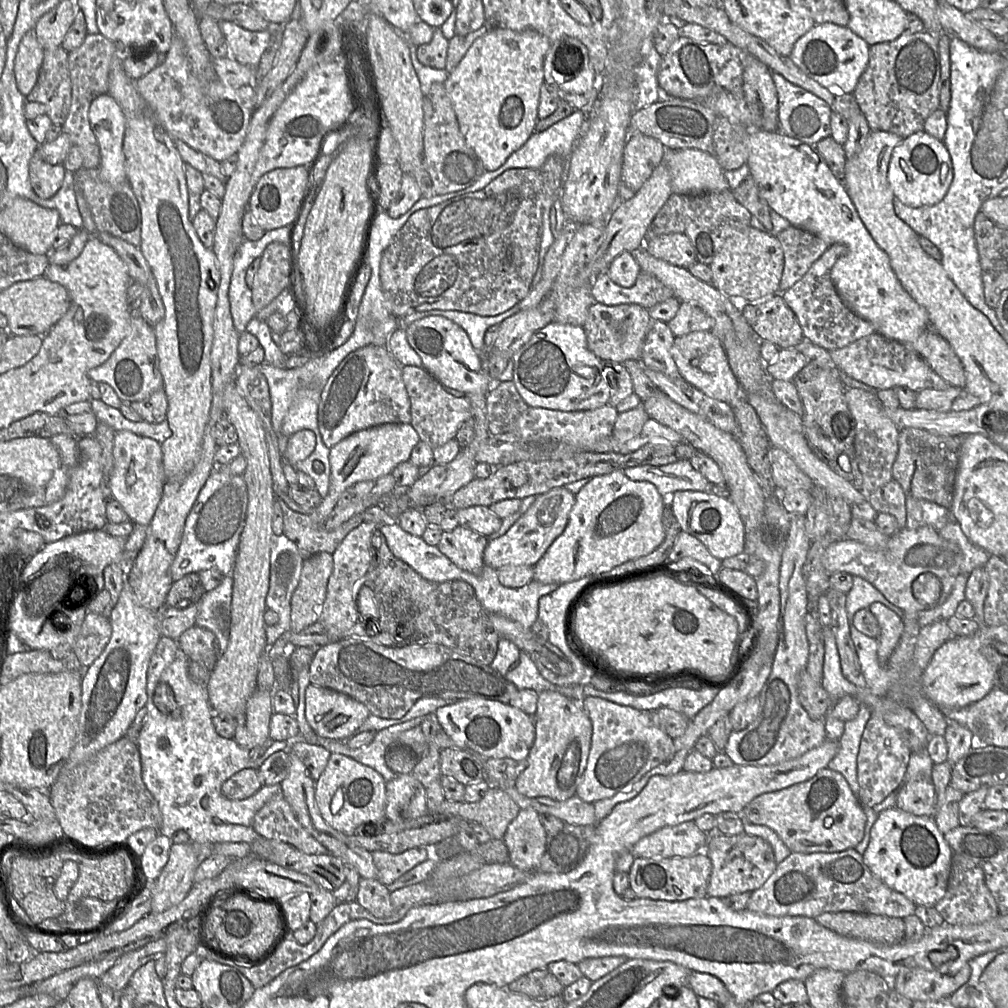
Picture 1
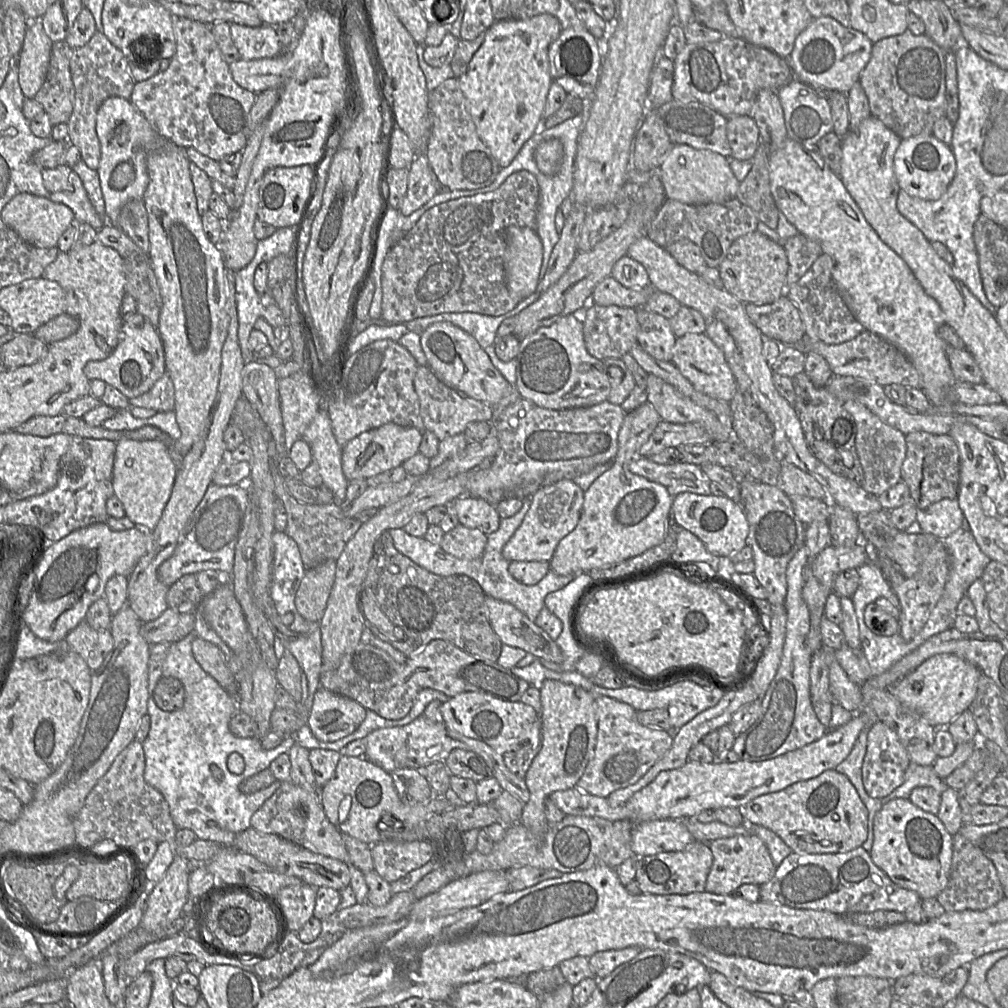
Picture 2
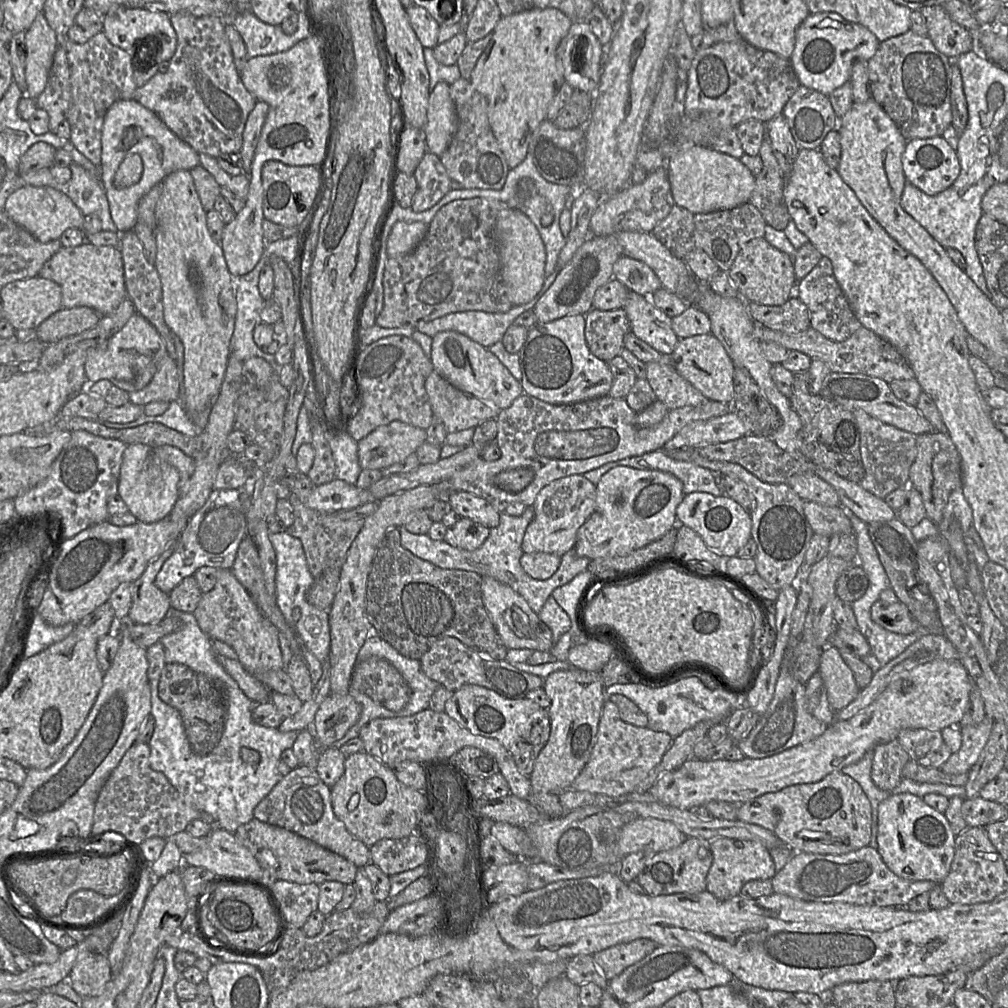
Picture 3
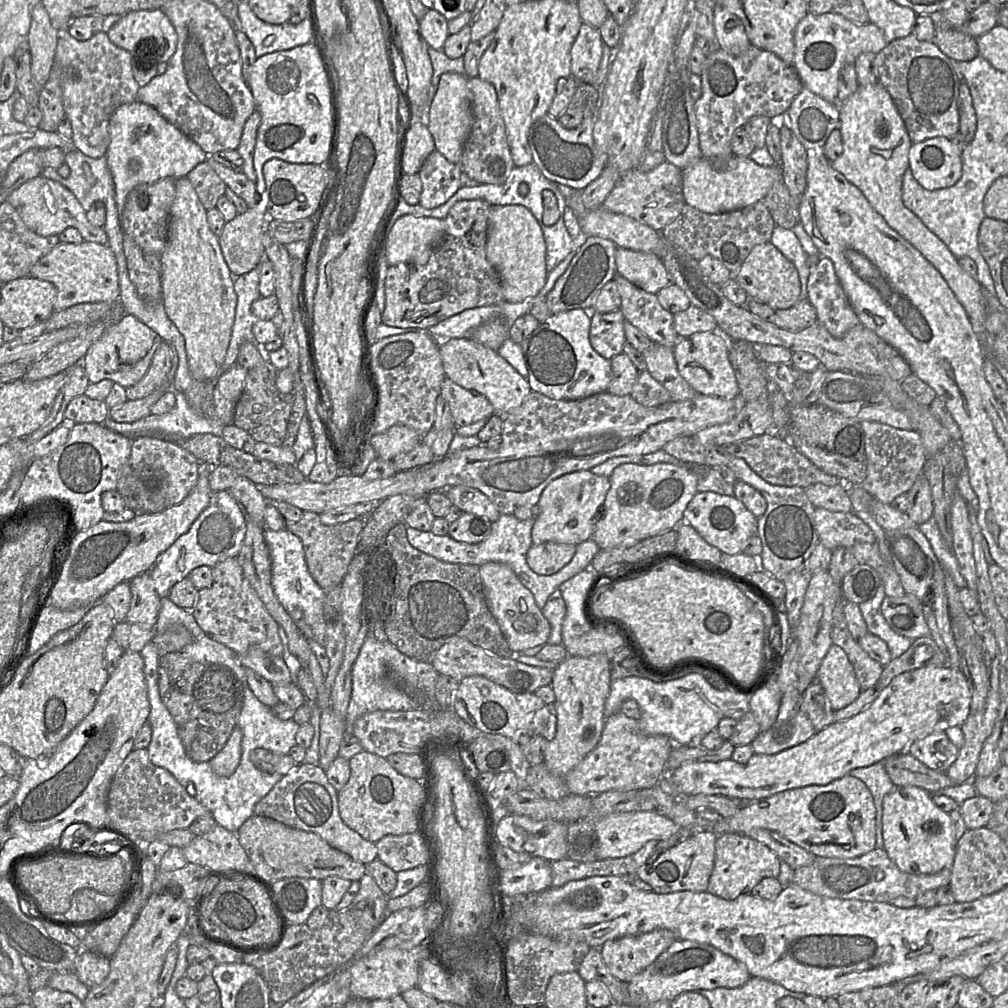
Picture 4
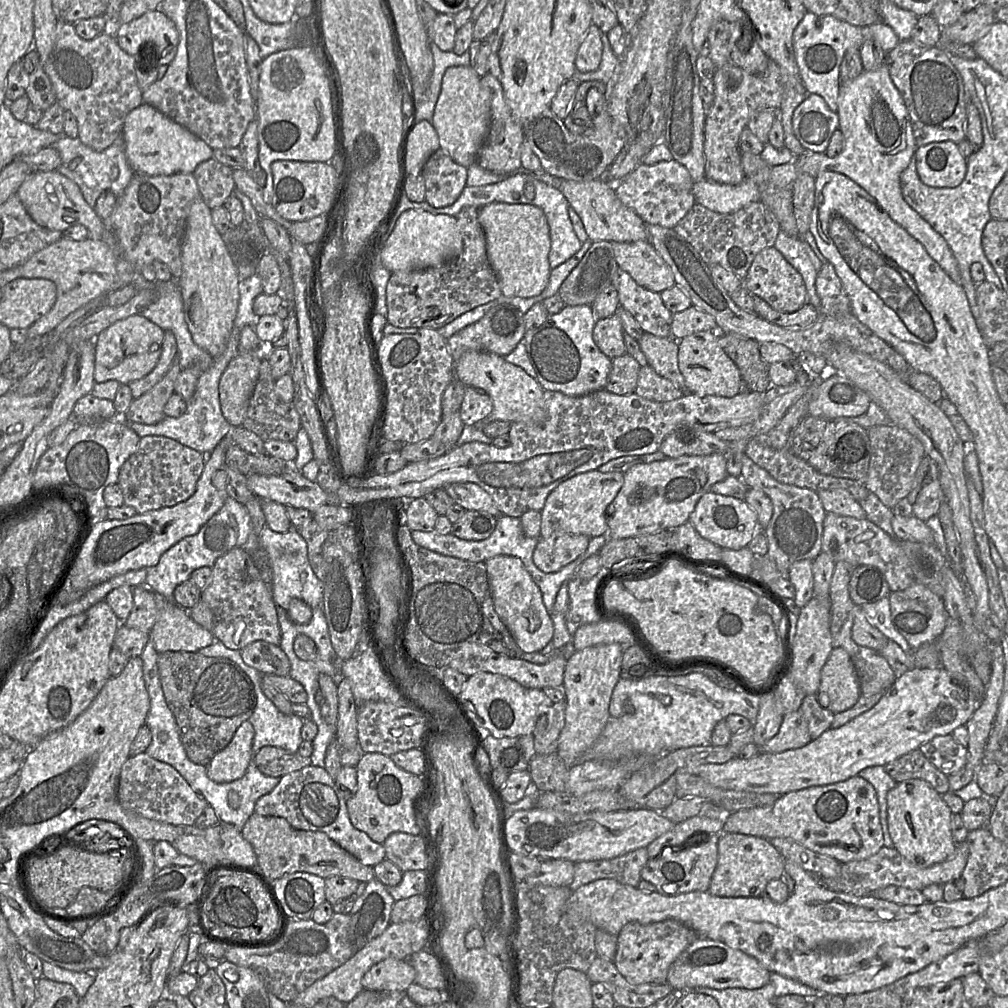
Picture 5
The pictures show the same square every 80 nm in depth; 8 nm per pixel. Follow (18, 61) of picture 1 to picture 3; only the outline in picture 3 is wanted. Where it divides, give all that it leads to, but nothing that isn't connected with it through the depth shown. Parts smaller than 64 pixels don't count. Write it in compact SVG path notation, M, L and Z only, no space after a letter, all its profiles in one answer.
M43 11L25 34L26 96L36 99L45 89L58 46L58 36L49 26Z

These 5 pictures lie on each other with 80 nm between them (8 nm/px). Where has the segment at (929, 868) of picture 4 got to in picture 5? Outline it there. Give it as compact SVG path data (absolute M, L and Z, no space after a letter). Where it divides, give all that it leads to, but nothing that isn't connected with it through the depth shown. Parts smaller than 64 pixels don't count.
M908 779L888 792L888 831L893 847L914 865L928 867L954 855L957 843L952 837L951 815L942 796L925 780Z

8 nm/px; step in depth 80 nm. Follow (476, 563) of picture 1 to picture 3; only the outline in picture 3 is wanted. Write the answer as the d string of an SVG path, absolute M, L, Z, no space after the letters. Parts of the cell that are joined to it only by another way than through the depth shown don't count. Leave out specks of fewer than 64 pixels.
M460 518L449 527L444 541L453 547L473 551L478 549L490 534L490 528L469 518Z

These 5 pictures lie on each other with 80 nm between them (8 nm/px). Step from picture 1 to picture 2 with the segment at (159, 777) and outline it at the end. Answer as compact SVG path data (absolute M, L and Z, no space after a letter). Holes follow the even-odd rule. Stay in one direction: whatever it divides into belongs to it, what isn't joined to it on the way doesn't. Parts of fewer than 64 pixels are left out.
M192 631L177 642L160 642L150 647L147 686L147 714L150 716L150 730L142 742L145 755L144 779L149 785L161 792L169 805L171 818L178 830L187 828L195 833L197 839L230 846L233 845L236 834L251 827L252 815L280 787L281 782L276 780L268 787L252 794L242 793L239 790L239 785L248 777L268 769L271 762L280 754L288 754L296 740L294 736L288 737L275 748L266 750L261 745L261 739L255 736L238 737L230 731L231 718L241 713L239 700L237 695L232 695L226 691L195 660L192 652L192 642L195 637L197 634ZM161 676L177 678L183 684L185 701L180 710L164 711L157 706L153 692ZM231 753L238 753L244 759L245 766L240 774L234 774L228 769L227 761Z

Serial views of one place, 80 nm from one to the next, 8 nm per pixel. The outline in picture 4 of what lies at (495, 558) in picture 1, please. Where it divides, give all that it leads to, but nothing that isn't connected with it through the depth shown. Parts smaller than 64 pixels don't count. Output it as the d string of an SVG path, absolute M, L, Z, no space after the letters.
M590 470L572 472L550 482L537 503L539 514L531 530L532 544L553 541L578 545L590 539L609 488L608 477L595 475Z

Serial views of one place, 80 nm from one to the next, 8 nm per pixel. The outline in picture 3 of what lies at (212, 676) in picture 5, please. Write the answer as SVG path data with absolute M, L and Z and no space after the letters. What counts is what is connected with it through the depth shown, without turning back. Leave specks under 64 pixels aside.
M179 663L166 664L158 684L159 698L175 708L181 715L184 731L192 751L207 756L218 745L225 726L227 699L226 688L221 682L213 682L204 674Z

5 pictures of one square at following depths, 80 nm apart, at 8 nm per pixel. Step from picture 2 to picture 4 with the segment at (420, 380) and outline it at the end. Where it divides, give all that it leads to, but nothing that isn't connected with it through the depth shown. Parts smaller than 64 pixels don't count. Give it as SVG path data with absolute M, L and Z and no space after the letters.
M446 378L440 397L449 405L456 428L476 423L495 414L489 400L476 391L467 390Z

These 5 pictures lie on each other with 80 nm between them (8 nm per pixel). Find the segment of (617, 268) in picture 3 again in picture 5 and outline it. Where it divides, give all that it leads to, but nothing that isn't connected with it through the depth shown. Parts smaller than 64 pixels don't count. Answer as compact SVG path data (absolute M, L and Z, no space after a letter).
M650 241L611 243L618 267L626 271L638 285L657 293L675 285L670 267Z

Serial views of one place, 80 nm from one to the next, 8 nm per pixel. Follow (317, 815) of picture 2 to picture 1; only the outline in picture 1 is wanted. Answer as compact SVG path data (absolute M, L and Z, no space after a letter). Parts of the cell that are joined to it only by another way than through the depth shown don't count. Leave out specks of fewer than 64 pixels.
M282 794L274 796L255 814L252 828L263 838L288 843L308 855L328 853L299 823Z

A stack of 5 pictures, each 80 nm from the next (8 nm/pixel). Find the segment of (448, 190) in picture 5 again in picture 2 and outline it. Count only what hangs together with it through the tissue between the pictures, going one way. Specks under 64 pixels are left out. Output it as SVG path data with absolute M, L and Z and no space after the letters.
M425 154L416 155L408 169L407 192L398 211L407 216L420 209L441 189Z

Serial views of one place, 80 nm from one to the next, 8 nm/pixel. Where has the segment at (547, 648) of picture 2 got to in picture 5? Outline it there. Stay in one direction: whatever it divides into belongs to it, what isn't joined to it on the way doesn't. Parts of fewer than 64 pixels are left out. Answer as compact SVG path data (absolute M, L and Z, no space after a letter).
M499 555L486 560L485 565L494 608L499 618L524 653L540 652L551 641L554 628L550 614L544 606L539 587L525 569L521 559L517 557Z

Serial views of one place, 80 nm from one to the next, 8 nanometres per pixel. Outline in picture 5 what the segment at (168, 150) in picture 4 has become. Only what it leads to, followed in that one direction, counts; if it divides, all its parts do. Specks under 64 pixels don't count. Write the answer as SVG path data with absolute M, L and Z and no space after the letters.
M144 102L126 116L121 136L134 173L149 176L192 174L200 163L213 158L213 149L206 142Z

